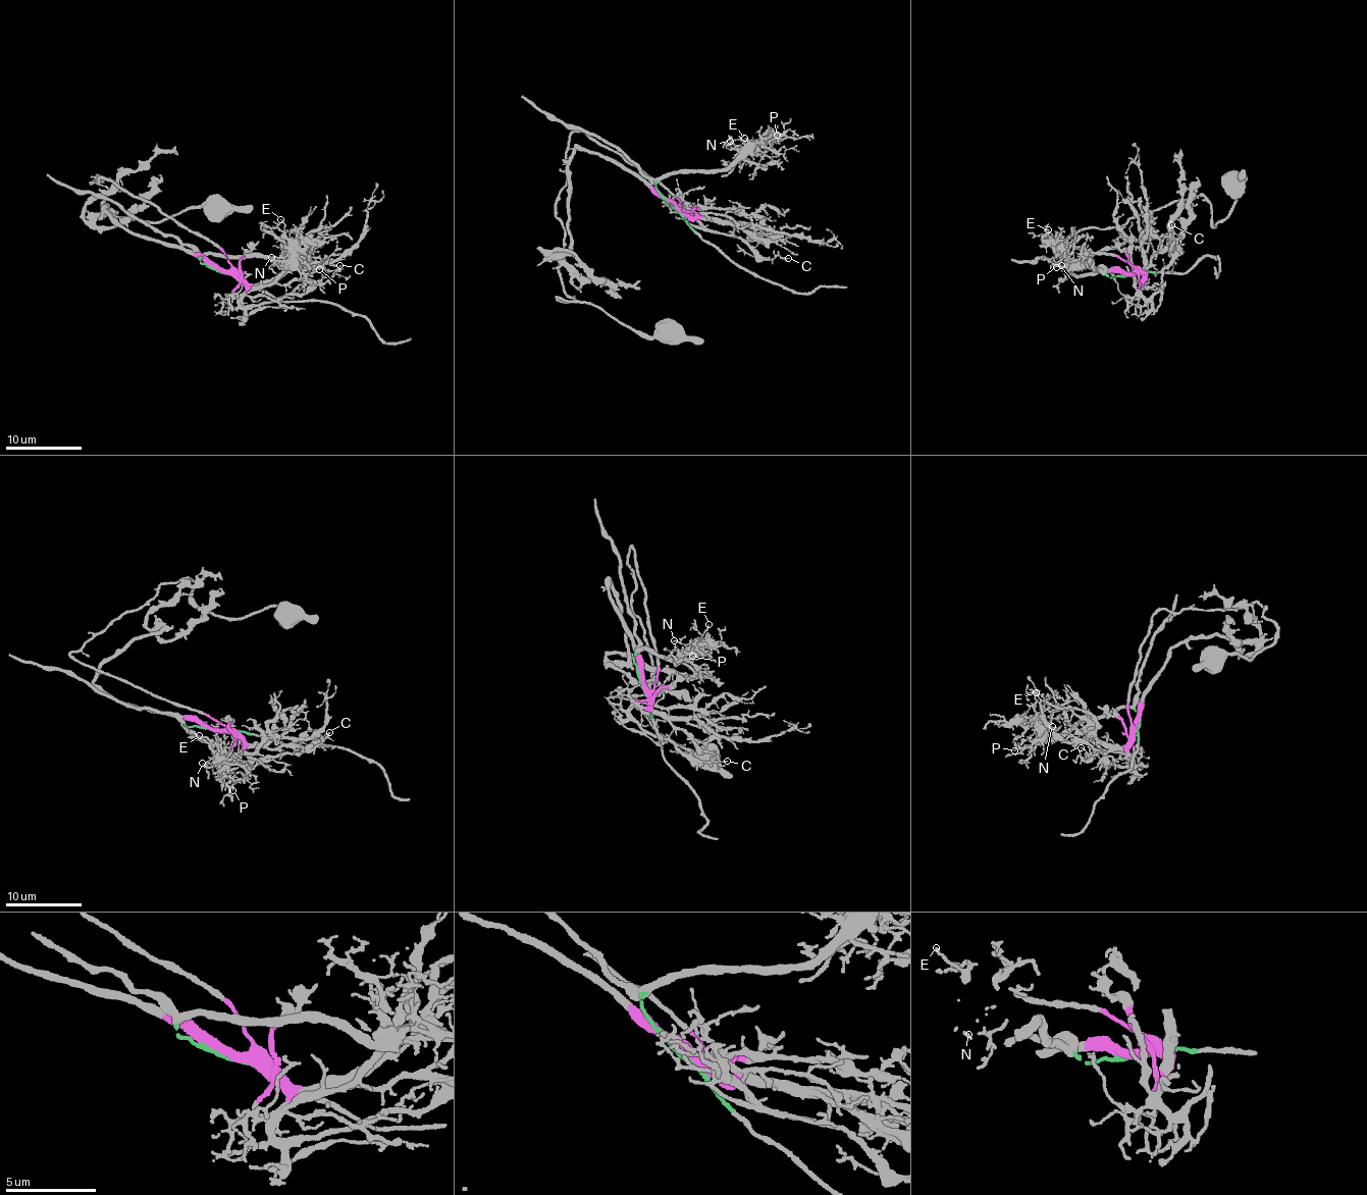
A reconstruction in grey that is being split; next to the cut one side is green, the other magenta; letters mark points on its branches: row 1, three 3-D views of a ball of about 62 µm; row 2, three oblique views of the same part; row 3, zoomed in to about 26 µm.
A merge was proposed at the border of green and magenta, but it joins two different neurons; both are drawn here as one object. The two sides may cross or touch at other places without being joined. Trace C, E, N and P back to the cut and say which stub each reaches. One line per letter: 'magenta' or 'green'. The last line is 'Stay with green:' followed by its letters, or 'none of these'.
C: magenta
E: green
N: green
P: green
Stay with green: E, N, P

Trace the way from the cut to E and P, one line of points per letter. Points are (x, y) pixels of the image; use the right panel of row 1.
E: (1132, 274), (1111, 277), (1096, 270), (1091, 257), (1078, 265), (1047, 229)
P: (1132, 274), (1111, 277), (1096, 270), (1090, 258), (1066, 272), (1064, 267), (1056, 266)

